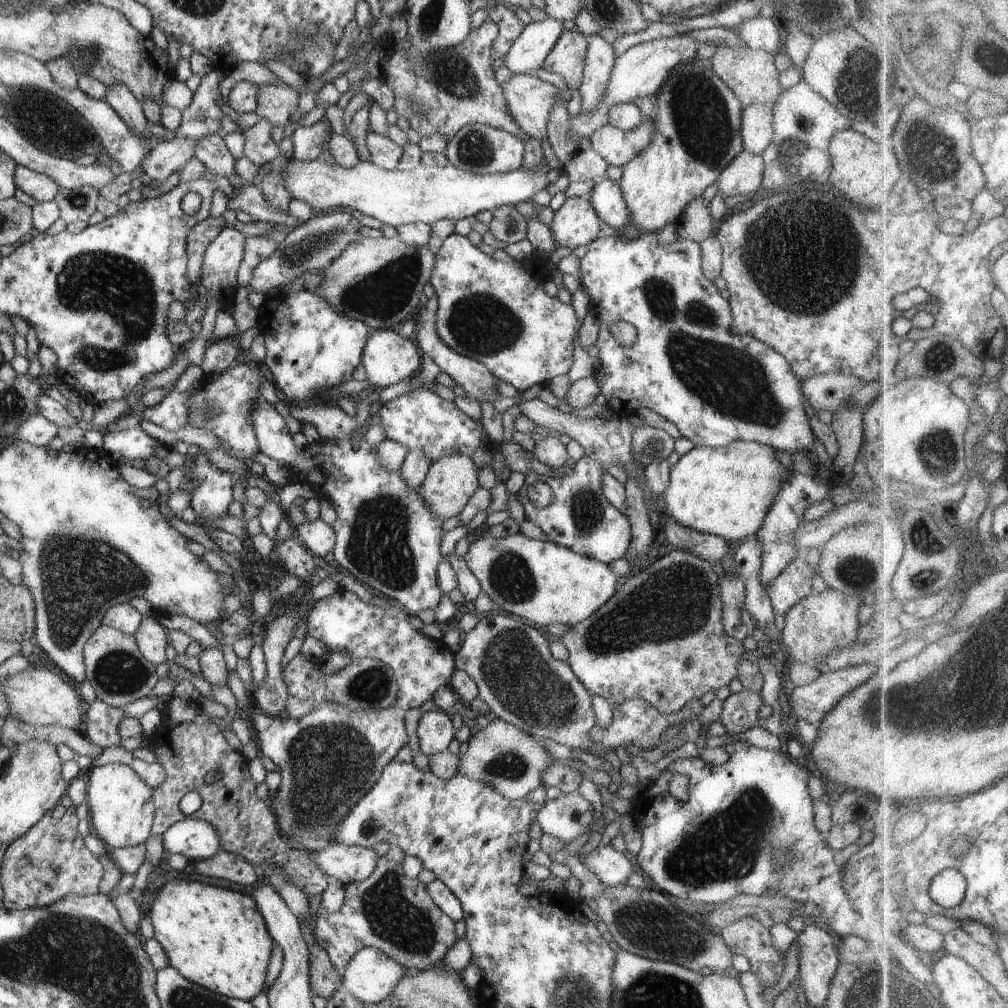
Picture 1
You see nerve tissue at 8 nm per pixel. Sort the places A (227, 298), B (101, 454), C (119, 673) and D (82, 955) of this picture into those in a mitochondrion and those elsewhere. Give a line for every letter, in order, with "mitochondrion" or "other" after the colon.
A: other
B: other
C: mitochondrion
D: mitochondrion

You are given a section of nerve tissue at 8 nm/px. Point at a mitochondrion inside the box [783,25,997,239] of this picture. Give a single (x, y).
(939, 150)

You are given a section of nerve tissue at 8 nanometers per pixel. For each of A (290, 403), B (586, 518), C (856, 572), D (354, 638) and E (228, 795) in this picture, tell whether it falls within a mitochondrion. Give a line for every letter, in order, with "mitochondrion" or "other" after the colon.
A: other
B: mitochondrion
C: mitochondrion
D: other
E: other

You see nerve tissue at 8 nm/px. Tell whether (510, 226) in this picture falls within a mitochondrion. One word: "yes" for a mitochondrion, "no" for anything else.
yes

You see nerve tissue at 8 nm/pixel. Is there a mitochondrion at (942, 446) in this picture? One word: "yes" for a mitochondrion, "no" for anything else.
yes

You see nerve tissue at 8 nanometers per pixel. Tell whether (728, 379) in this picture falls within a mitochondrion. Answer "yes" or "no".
yes

